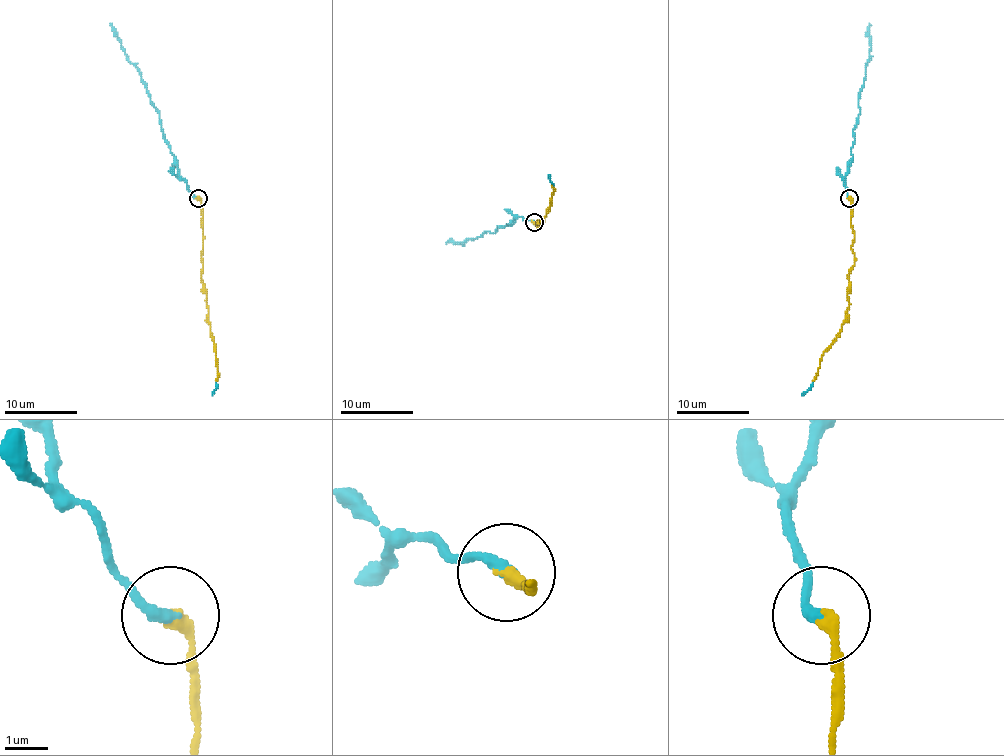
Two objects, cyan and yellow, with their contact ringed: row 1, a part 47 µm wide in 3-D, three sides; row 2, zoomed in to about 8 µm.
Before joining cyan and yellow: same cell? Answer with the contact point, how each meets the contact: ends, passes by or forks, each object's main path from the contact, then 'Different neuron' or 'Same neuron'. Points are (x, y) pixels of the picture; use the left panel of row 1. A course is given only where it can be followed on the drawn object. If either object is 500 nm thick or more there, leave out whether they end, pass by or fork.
Place: (198, 198). At the ring cyan ends. At the ring yellow ends. Course of cyan: (197, 198), (183, 178), (141, 72), (128, 60), (110, 23). Course of yellow: (197, 198), (203, 216), (201, 275), (216, 353), (216, 380). Same neuron

